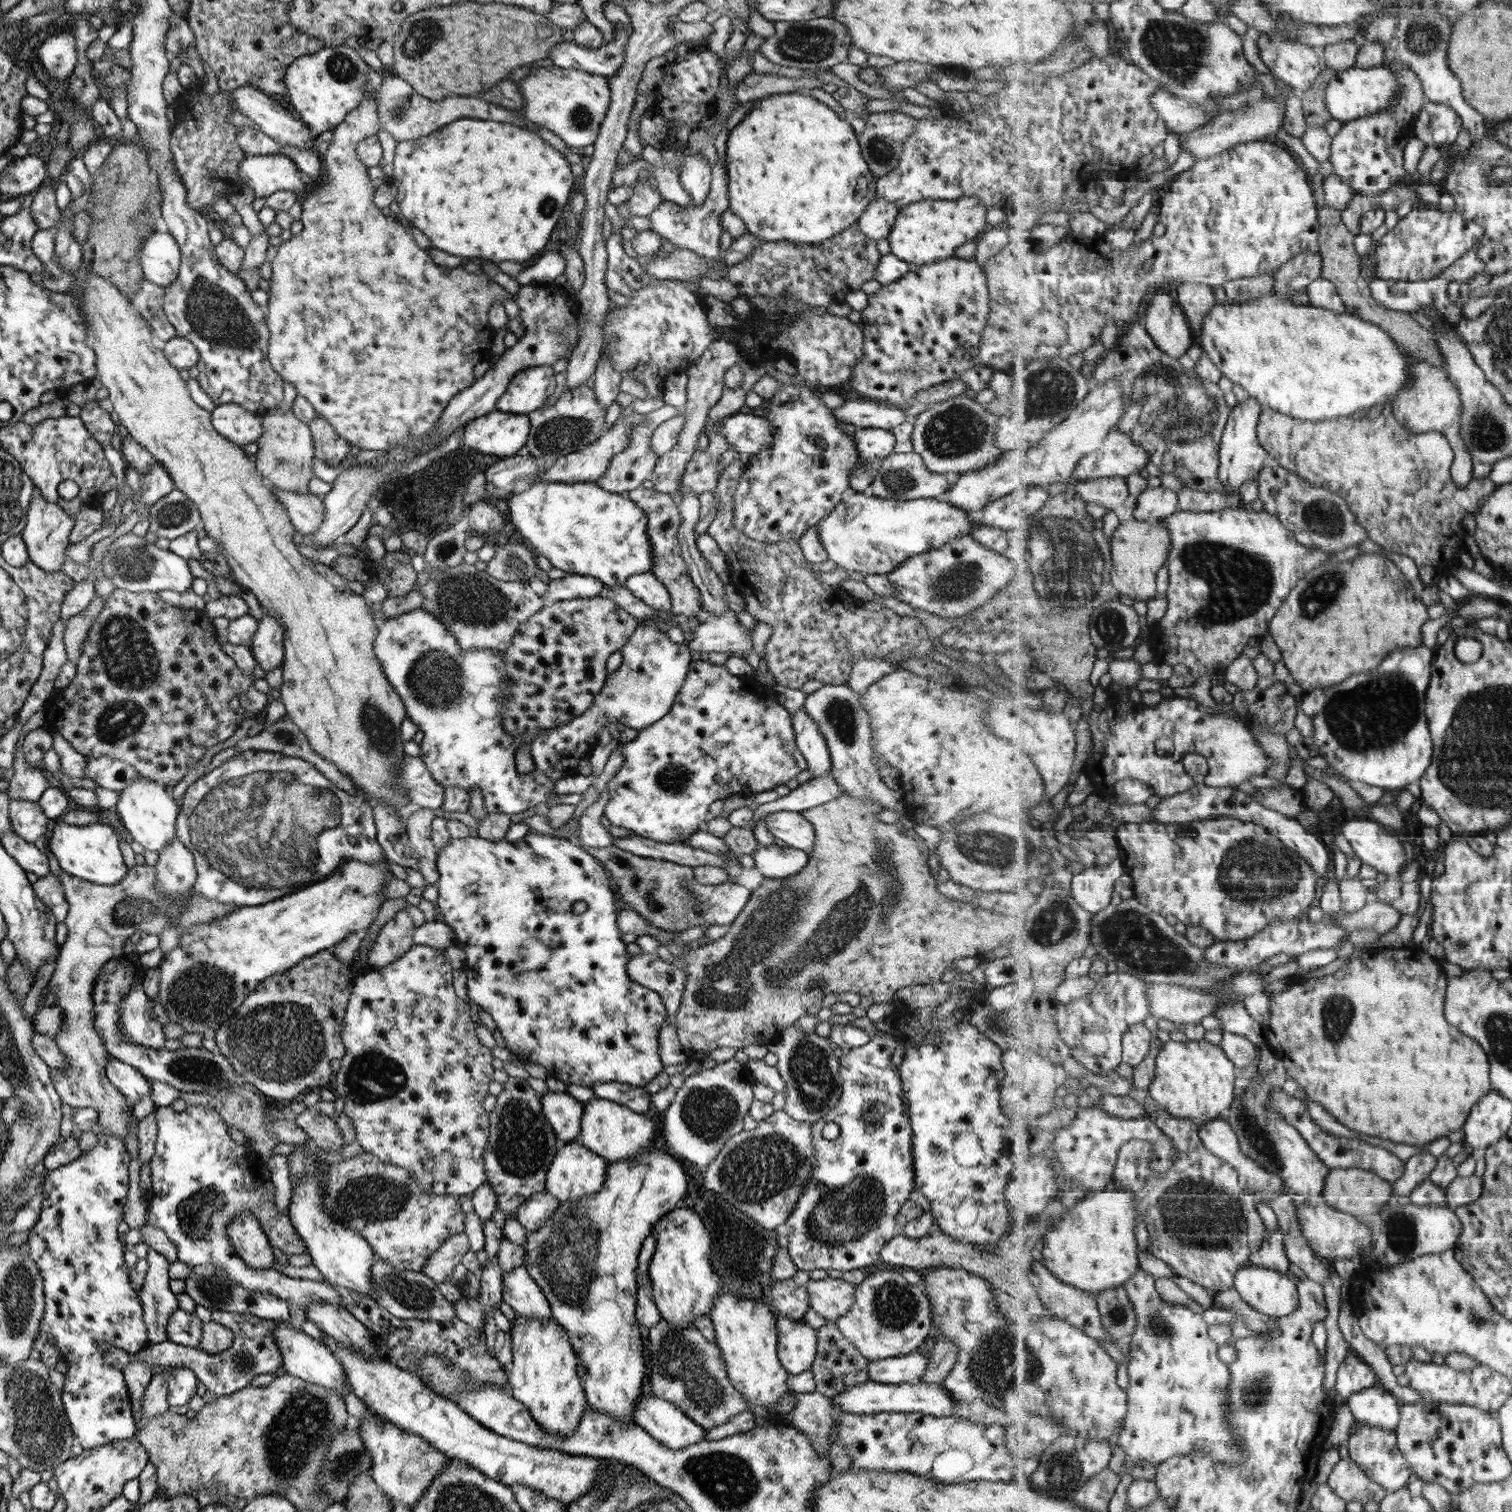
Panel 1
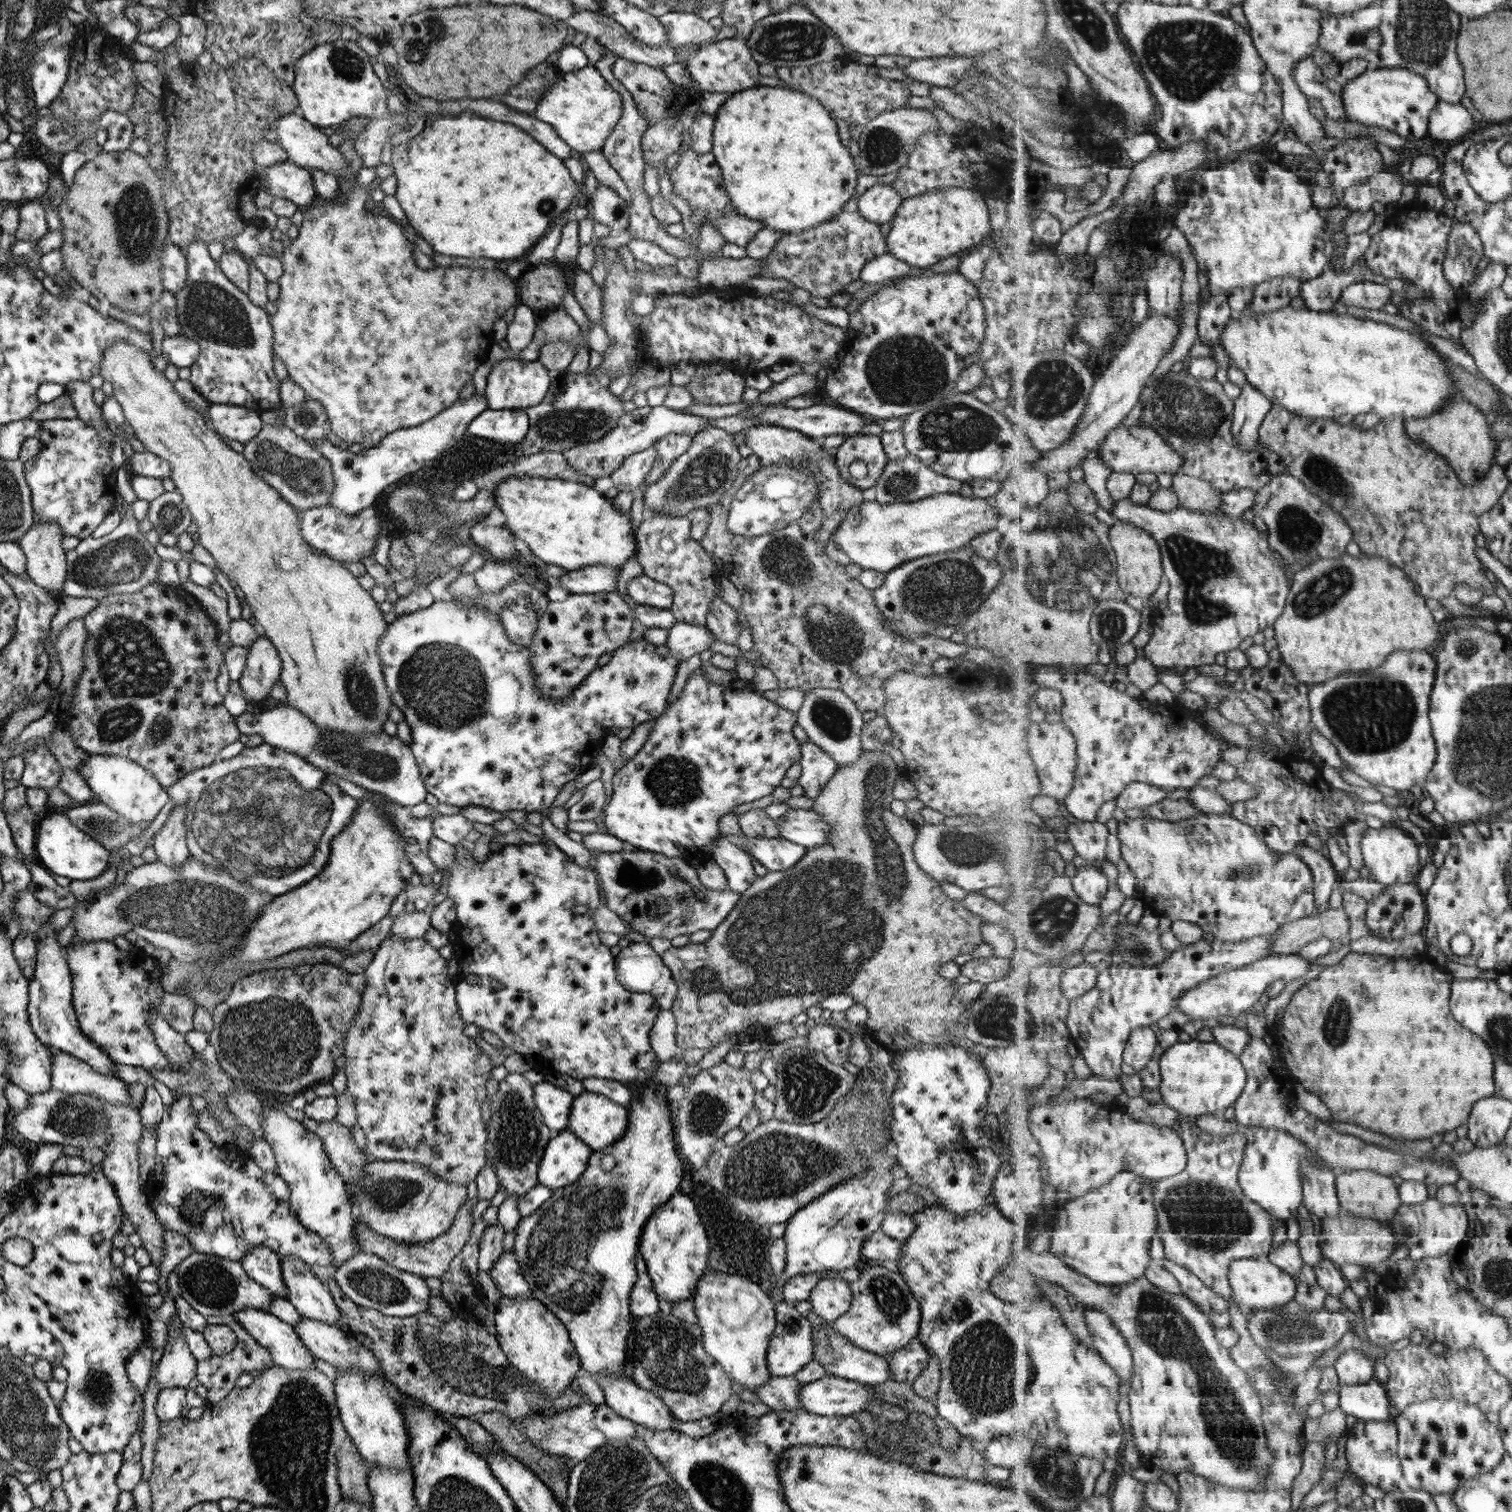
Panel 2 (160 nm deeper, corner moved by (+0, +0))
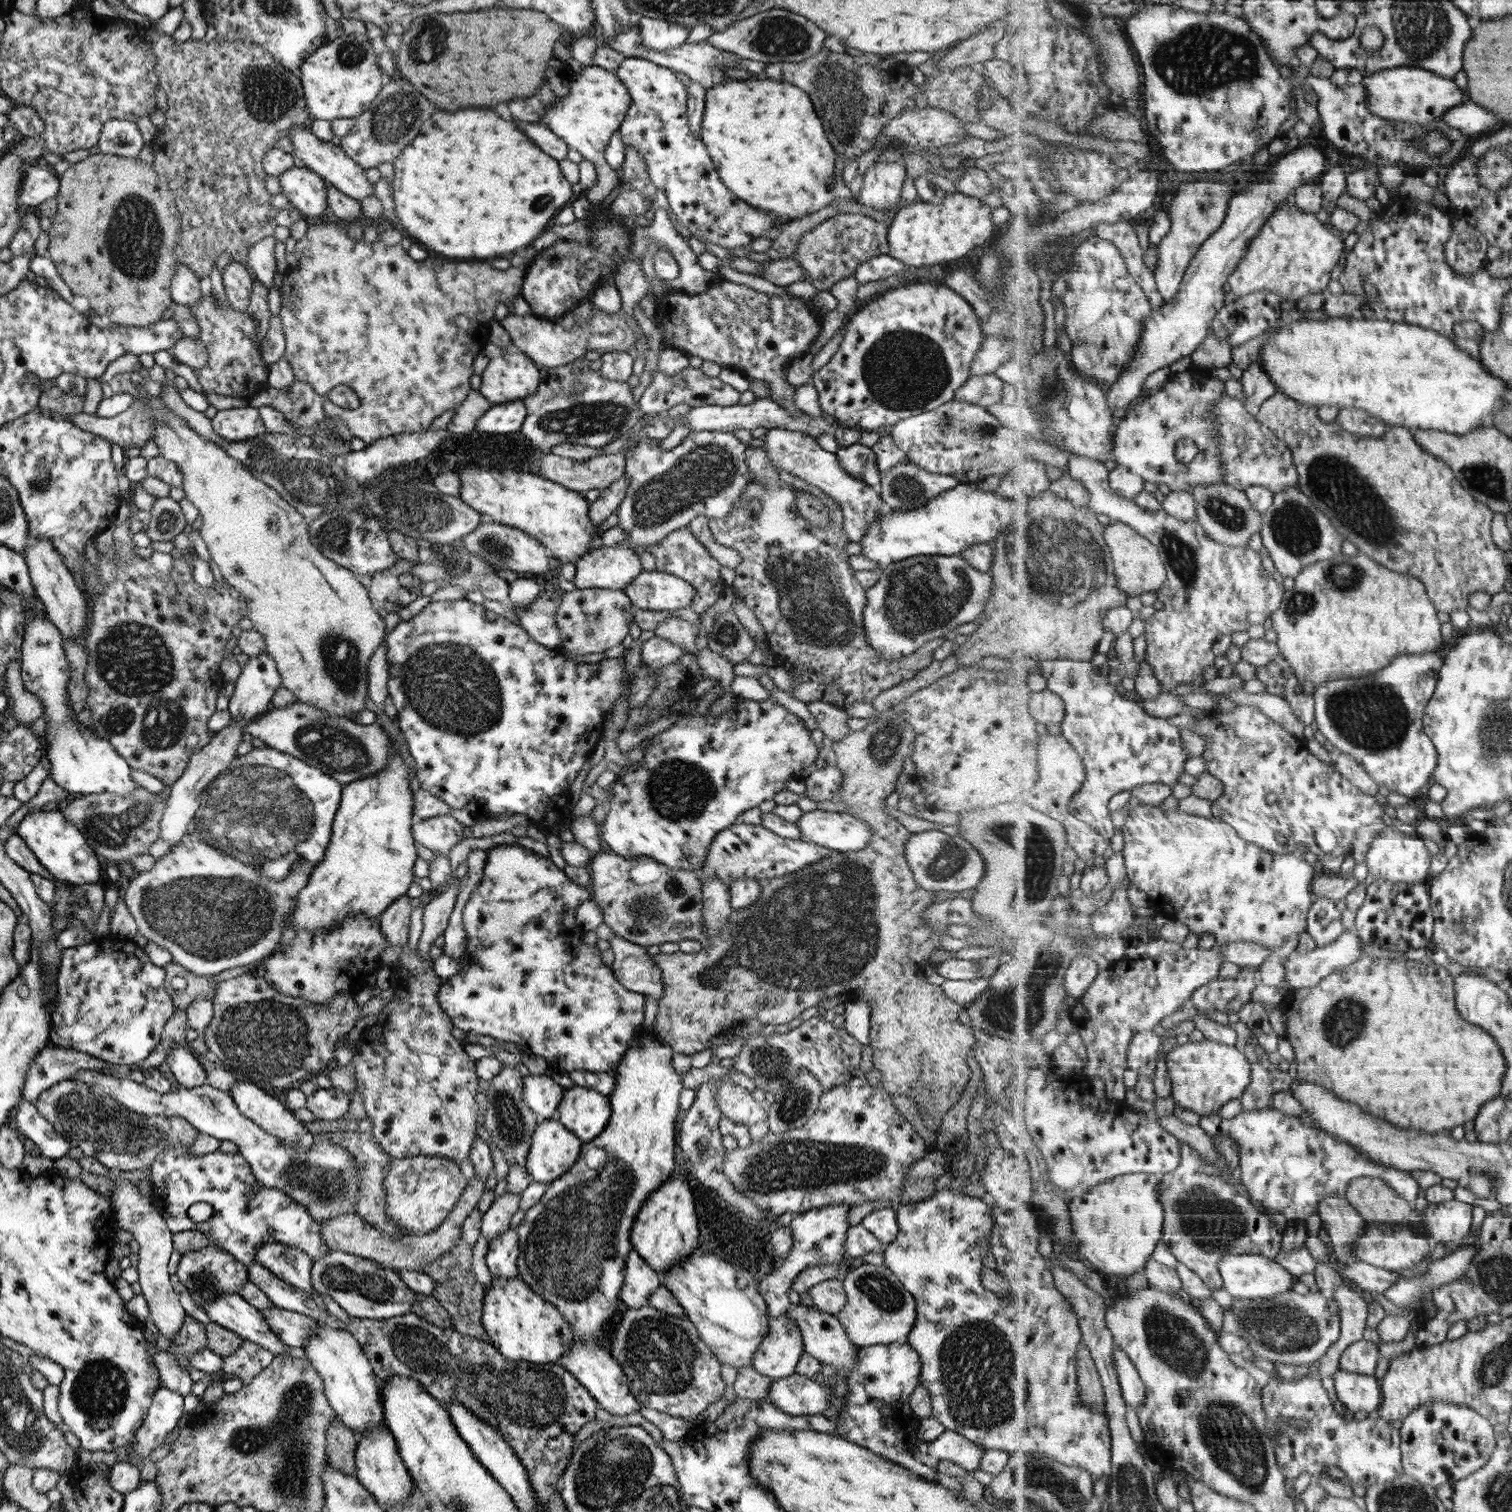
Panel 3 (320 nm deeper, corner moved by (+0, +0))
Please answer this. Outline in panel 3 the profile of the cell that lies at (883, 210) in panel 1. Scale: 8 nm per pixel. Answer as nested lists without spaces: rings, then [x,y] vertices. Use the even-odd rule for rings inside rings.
[[[874,162],[862,175],[856,202],[878,211],[882,211],[882,208],[892,210],[899,201],[904,176],[904,166],[898,162]]]

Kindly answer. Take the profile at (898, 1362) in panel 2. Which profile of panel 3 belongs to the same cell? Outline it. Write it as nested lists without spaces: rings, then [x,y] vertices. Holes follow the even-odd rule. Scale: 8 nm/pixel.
[[[906,1342],[857,1347],[856,1363],[851,1372],[837,1372],[837,1376],[847,1384],[848,1392],[842,1398],[843,1404],[839,1406],[837,1416],[831,1418],[831,1422],[837,1425],[836,1436],[862,1446],[929,1482],[938,1483],[935,1467],[941,1460],[963,1466],[970,1472],[978,1468],[983,1449],[960,1434],[944,1430],[928,1443],[913,1438],[918,1425],[913,1420],[915,1416],[910,1411],[908,1398],[918,1385],[921,1363],[918,1354]]]

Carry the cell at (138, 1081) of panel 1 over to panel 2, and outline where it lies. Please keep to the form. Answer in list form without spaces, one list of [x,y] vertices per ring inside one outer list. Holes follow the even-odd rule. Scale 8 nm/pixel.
[[[49,921],[42,922],[39,925],[39,928],[34,932],[34,941],[36,944],[36,963],[34,966],[33,976],[28,980],[28,1003],[26,1006],[26,1011],[28,1014],[28,1023],[31,1027],[31,1030],[33,1031],[33,1034],[48,1048],[56,1049],[61,1052],[65,1052],[67,1054],[70,1054],[71,1056],[74,1056],[75,1058],[78,1058],[79,1060],[85,1062],[85,1064],[88,1064],[91,1066],[91,1068],[97,1072],[97,1074],[101,1074],[101,1076],[107,1076],[107,1078],[117,1078],[114,1076],[113,1069],[111,1069],[111,1066],[113,1066],[114,1062],[110,1060],[110,1058],[100,1049],[97,1048],[80,1030],[76,1021],[76,1016],[71,1004],[71,991],[72,991],[72,982],[69,972],[69,967],[66,965],[66,959],[64,958],[62,954],[62,946],[57,943],[56,939],[56,932],[51,929],[51,925],[49,925]]]

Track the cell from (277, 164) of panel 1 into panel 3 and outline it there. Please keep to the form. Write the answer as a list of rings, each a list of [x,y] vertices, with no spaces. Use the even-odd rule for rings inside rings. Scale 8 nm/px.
[[[295,164],[277,177],[281,193],[306,220],[322,220],[327,213],[325,182],[308,168]]]

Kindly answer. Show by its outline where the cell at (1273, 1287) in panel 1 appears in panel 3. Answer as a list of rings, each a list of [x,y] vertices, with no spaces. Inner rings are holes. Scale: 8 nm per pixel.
[[[1259,1253],[1230,1254],[1219,1265],[1223,1277],[1224,1289],[1237,1299],[1272,1299],[1294,1288],[1297,1278],[1276,1259],[1270,1259]]]

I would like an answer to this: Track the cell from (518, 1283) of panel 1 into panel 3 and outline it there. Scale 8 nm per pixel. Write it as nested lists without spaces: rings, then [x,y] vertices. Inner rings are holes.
[[[515,1229],[501,1231],[486,1246],[485,1264],[493,1277],[517,1277],[518,1236]]]

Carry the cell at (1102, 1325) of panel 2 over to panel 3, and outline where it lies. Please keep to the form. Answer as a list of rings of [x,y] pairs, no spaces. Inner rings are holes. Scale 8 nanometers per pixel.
[[[1117,1344],[1114,1349],[1115,1370],[1118,1371],[1120,1385],[1126,1404],[1136,1412],[1146,1399],[1146,1386],[1129,1355]]]

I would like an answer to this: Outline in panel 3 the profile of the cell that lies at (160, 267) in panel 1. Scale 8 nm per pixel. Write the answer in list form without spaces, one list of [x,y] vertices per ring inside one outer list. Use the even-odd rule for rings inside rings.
[[[177,263],[171,277],[170,297],[173,303],[182,304],[191,310],[202,297],[198,277],[189,268]]]

